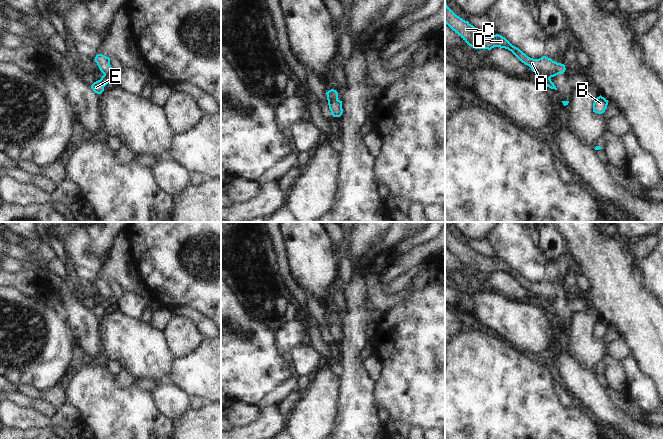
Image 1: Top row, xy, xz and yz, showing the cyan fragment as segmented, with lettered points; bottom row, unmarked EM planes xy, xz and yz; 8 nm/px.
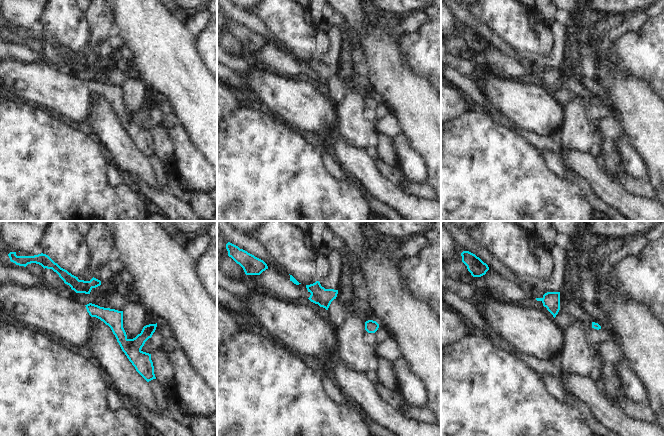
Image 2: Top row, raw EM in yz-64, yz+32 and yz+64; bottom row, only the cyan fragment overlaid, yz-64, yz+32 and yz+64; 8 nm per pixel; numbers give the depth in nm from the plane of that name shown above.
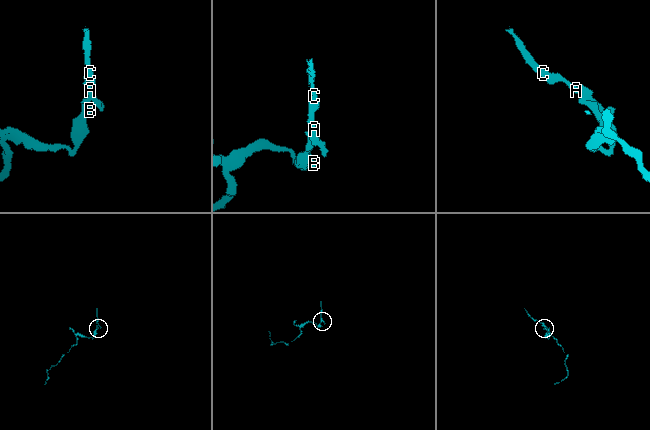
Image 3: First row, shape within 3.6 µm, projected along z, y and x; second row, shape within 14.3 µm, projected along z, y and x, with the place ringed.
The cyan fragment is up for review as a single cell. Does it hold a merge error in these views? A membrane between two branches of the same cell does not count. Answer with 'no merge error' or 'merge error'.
merge error

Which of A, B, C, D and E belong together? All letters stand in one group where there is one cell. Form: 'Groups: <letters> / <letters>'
Groups: A C D / B E.

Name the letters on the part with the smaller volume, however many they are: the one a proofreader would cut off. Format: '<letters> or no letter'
A, C, D.

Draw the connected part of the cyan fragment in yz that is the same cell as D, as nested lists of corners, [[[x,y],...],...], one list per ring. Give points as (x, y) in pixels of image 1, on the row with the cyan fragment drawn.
[[[445,2],[445,23],[455,31],[469,46],[475,49],[488,49],[494,47],[505,48],[511,51],[522,63],[529,66],[533,72],[542,73],[549,78],[563,74],[565,65],[543,56],[539,59],[528,57],[519,48],[513,46],[505,37],[499,34],[489,34],[478,30],[468,21],[457,16]]]

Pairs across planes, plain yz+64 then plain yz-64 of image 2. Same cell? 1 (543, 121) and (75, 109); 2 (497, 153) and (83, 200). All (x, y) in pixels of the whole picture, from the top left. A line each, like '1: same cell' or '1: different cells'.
1: same cell
2: same cell

